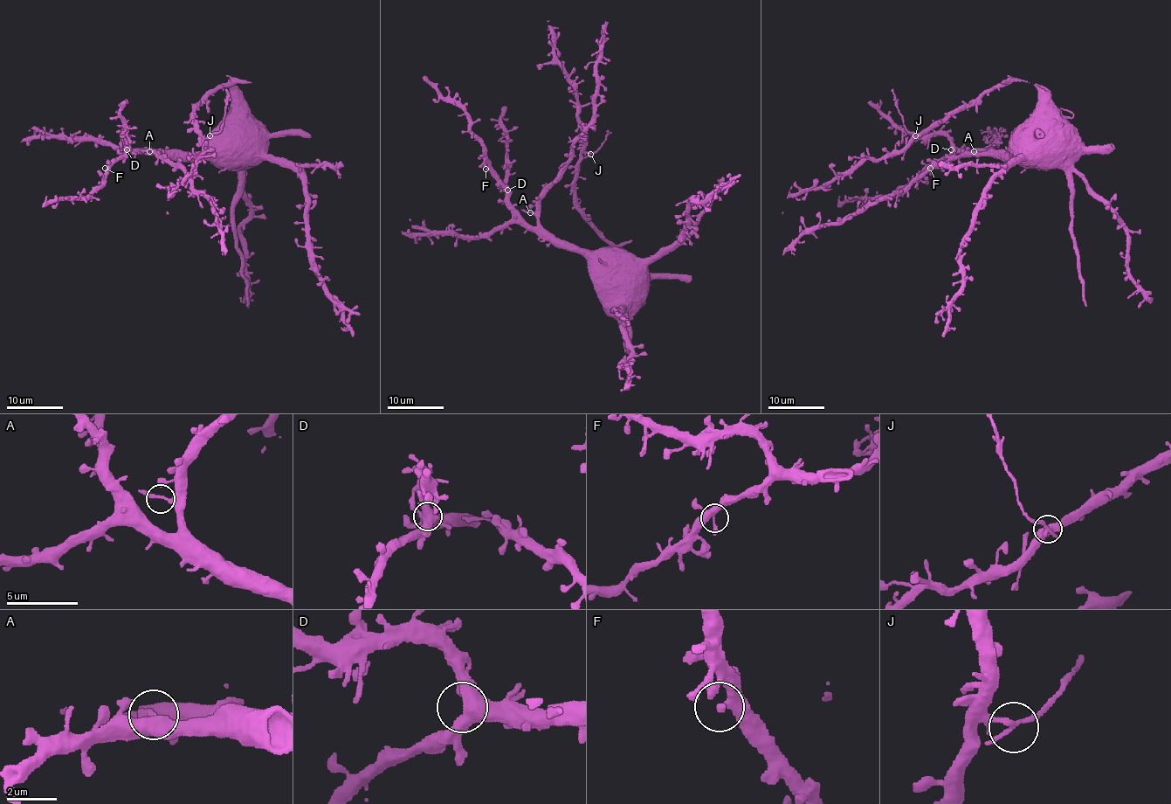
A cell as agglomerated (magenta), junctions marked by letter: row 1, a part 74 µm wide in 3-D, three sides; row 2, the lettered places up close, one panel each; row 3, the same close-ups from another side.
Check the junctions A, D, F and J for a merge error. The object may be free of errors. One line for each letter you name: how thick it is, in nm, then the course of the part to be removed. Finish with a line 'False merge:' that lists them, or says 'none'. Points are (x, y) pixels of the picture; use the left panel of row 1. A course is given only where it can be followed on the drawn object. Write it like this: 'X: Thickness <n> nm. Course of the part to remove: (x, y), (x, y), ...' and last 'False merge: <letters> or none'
J: Thickness 170 nm. Course of the part to remove: (210, 135), (216, 134), (223, 124), (226, 88)
False merge: J

